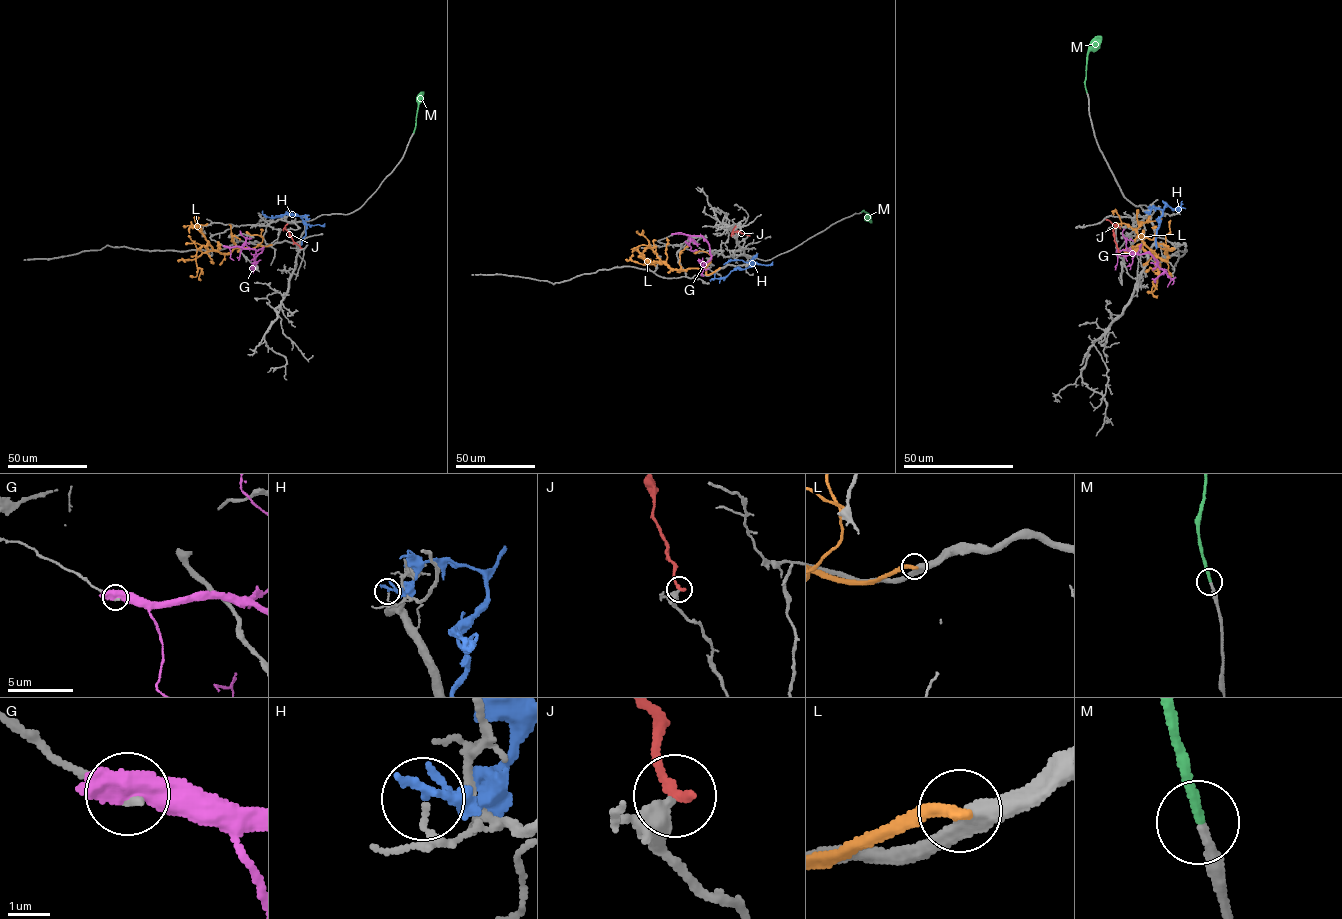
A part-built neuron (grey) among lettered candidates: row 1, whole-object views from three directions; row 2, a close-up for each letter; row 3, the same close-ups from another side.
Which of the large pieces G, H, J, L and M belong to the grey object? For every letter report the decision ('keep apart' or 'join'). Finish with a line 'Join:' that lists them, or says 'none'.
G: keep apart
H: keep apart
J: keep apart
L: keep apart
M: join
Join: M

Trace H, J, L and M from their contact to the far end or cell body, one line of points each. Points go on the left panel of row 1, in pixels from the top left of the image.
H: (308, 219), (290, 212), (268, 217), (262, 210)
J: (301, 248), (284, 228), (287, 224)
L: (271, 244), (234, 248), (229, 253), (220, 253), (193, 226), (207, 223)
M: (413, 132), (418, 97), (424, 92)

